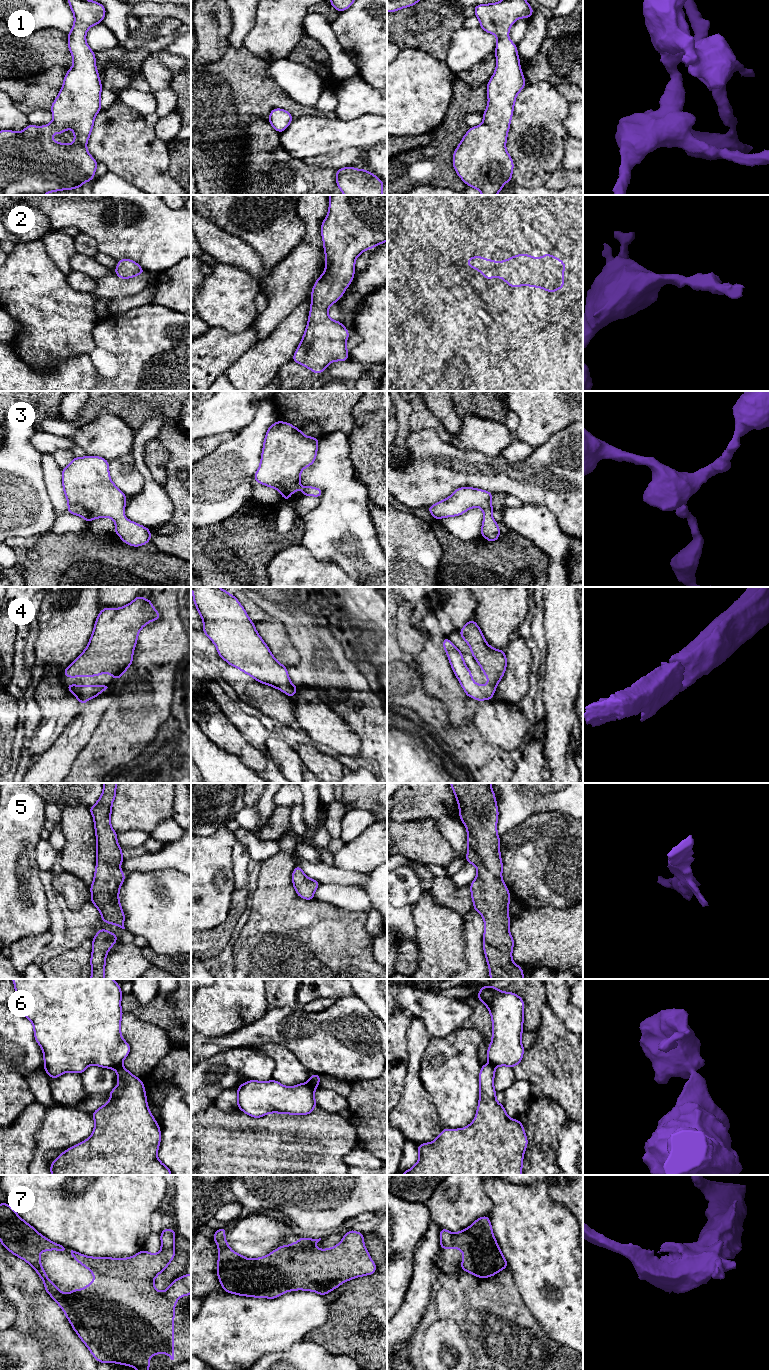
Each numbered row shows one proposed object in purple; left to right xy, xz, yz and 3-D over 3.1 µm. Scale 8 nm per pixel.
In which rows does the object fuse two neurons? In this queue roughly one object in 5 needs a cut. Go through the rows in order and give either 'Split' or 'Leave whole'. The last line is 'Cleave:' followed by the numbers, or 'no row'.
1: Leave whole
2: Leave whole
3: Leave whole
4: Leave whole
5: Leave whole
6: Split
7: Leave whole
Cleave: 6

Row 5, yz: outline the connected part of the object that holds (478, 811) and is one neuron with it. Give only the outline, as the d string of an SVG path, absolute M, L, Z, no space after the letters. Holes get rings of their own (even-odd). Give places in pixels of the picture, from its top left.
M450 783L450 785L459 806L460 819L467 828L466 842L469 849L466 854L466 862L477 867L477 876L470 884L470 891L474 911L481 914L485 923L483 949L489 966L489 976L491 979L524 979L523 969L512 961L514 940L509 932L510 918L508 914L511 896L501 877L503 864L500 855L500 837L497 834L499 811L491 783Z

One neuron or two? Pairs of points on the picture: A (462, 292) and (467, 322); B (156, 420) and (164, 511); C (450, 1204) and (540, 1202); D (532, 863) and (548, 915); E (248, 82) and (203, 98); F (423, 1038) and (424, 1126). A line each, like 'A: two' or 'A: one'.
A: two
B: one
C: two
D: two
E: one
F: one

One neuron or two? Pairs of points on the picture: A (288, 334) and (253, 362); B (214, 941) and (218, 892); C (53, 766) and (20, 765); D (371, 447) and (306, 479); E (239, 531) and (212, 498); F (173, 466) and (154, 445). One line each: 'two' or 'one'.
A: one
B: two
C: two
D: two
E: two
F: two

